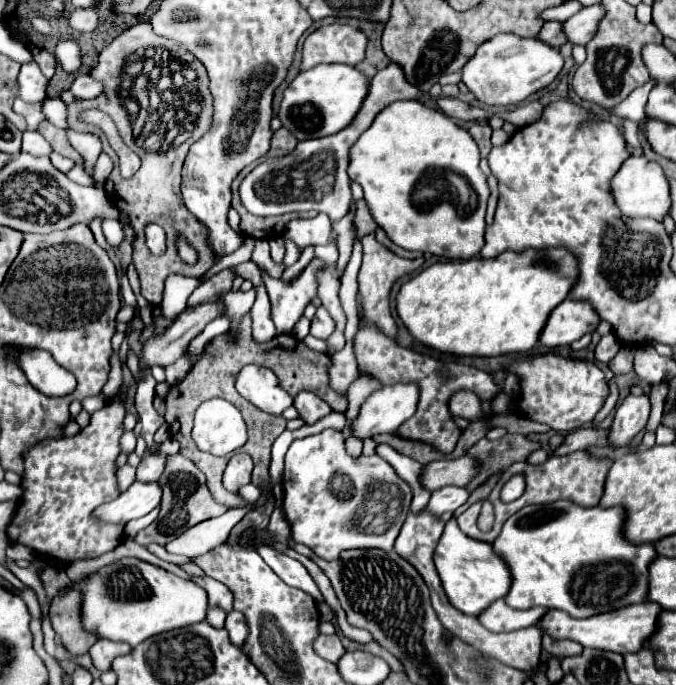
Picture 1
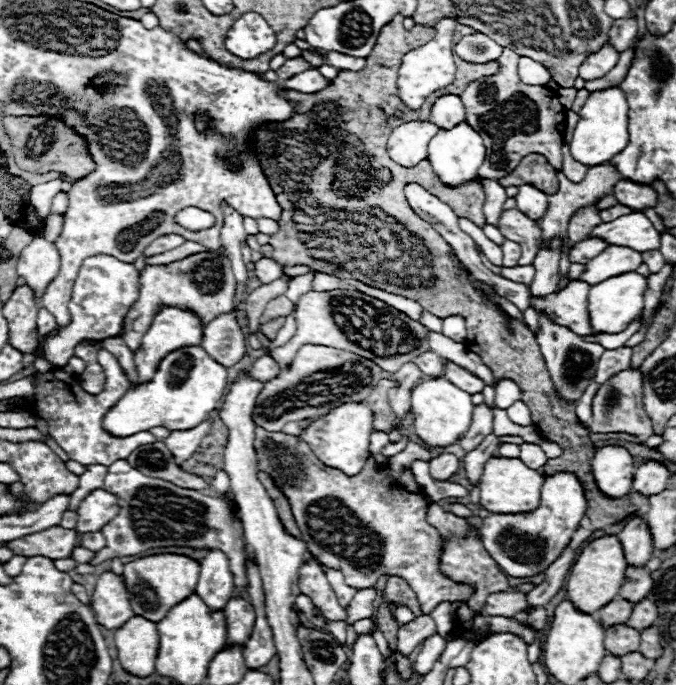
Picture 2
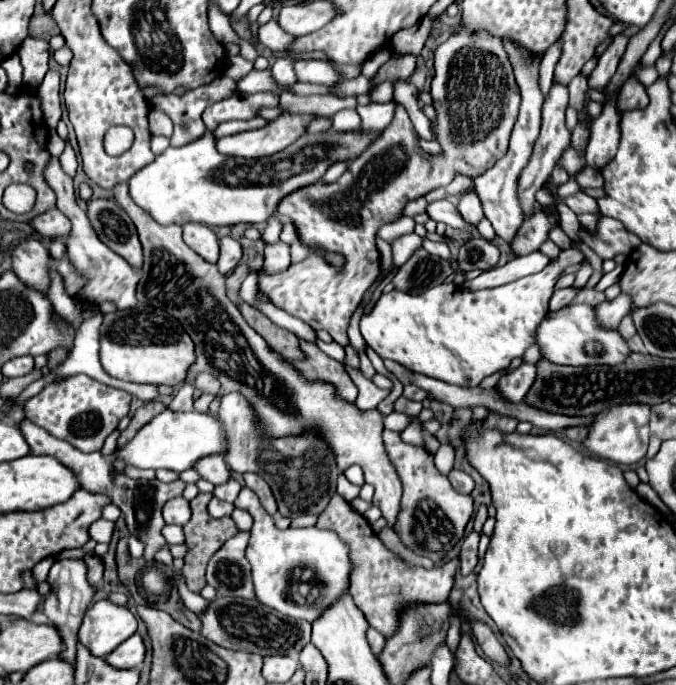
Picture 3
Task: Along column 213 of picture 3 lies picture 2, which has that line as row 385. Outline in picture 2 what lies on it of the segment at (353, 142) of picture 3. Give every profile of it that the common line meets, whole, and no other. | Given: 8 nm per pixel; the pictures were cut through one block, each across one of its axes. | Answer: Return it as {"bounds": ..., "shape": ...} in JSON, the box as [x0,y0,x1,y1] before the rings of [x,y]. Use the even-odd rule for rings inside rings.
{"bounds":[104,346,226,436],"shape":[[[184,346],[170,352],[158,364],[150,382],[132,386],[104,416],[104,428],[114,436],[130,436],[140,430],[164,426],[168,430],[188,430],[204,422],[222,400],[226,388],[226,366],[218,364],[202,346]]]}

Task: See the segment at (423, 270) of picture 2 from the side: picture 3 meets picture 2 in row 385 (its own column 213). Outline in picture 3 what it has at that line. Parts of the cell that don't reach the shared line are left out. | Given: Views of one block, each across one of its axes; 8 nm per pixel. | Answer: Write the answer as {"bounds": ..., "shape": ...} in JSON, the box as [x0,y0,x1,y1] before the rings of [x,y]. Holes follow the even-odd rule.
{"bounds":[180,494,238,594],"shape":[[[198,494],[198,496],[190,502],[190,506],[192,506],[192,518],[190,518],[190,522],[184,526],[184,532],[186,532],[186,536],[188,536],[190,552],[186,554],[186,558],[184,558],[186,564],[184,564],[184,568],[182,568],[180,572],[184,574],[188,588],[190,588],[192,592],[196,592],[196,594],[200,594],[200,590],[206,586],[204,570],[206,570],[206,564],[208,564],[210,556],[212,556],[226,540],[230,540],[230,538],[236,536],[236,532],[238,532],[232,518],[212,518],[212,516],[208,514],[208,502],[210,502],[210,500],[212,500],[212,494]]]}

